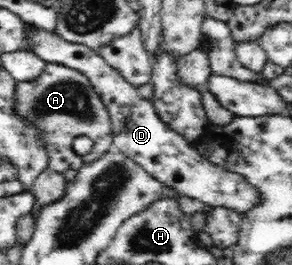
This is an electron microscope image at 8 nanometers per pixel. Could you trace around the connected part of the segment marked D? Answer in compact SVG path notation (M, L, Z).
M27 23L25 27L27 51L47 64L60 64L72 70L80 71L88 77L93 90L100 96L110 115L113 148L123 151L128 159L134 160L160 182L175 188L180 194L198 198L208 207L224 207L238 213L256 206L256 189L238 174L220 170L196 150L194 143L184 135L178 134L164 122L151 100L144 99L138 88L120 75L116 68L109 66L107 60L98 52L83 45L72 44L60 39L51 31L34 27Z

